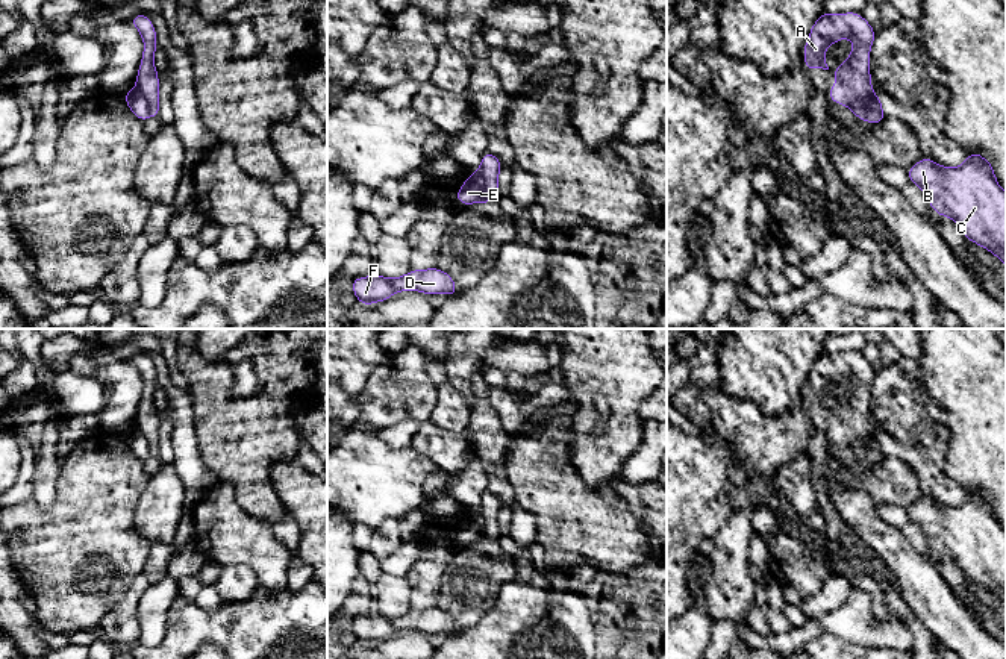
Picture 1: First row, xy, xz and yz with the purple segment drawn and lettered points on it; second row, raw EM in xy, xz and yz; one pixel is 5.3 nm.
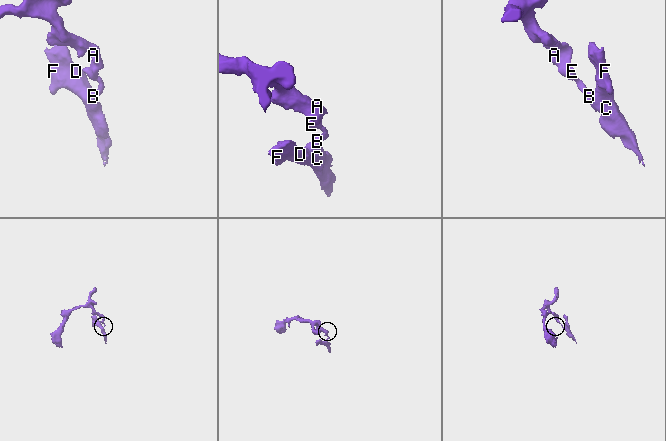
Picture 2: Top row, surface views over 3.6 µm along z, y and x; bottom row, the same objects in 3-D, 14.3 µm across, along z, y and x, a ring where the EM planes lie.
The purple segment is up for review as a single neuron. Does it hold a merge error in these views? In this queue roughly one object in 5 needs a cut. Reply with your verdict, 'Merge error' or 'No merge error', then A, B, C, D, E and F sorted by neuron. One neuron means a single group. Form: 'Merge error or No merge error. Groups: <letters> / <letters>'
Merge error. Groups: A / B C D E F

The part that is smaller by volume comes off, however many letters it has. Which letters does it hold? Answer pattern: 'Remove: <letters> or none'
Remove: B, C, D, E, F

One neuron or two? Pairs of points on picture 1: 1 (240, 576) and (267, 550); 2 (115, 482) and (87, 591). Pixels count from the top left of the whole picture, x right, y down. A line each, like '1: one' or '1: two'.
1: two
2: one

